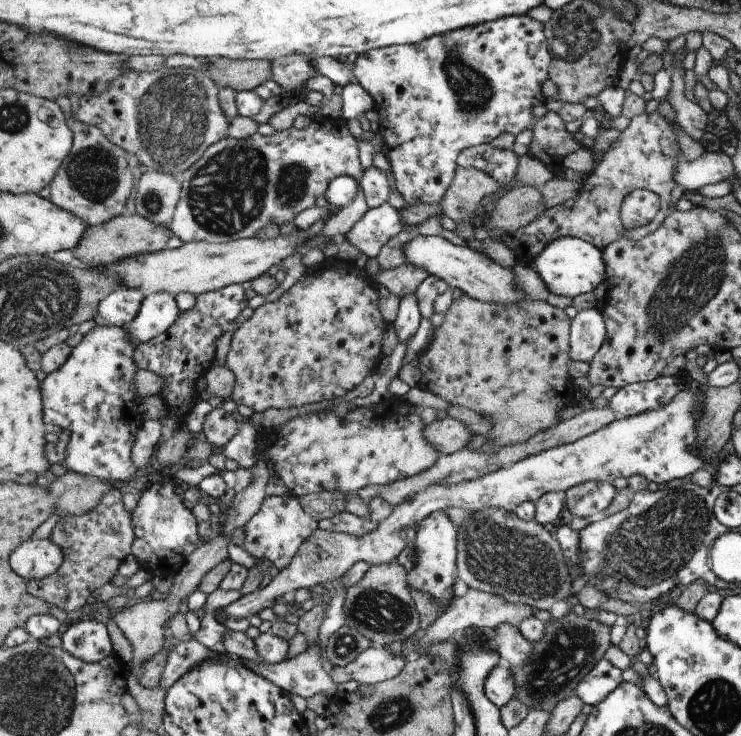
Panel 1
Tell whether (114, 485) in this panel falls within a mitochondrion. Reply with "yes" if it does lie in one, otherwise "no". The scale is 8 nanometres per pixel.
no

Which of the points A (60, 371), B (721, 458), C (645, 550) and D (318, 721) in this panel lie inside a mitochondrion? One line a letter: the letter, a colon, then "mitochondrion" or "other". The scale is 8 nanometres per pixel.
A: other
B: other
C: mitochondrion
D: other

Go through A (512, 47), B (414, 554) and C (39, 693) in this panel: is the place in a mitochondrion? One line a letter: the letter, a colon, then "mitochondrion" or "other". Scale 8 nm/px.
A: other
B: other
C: mitochondrion

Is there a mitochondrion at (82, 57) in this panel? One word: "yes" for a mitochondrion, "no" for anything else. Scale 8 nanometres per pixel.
yes

